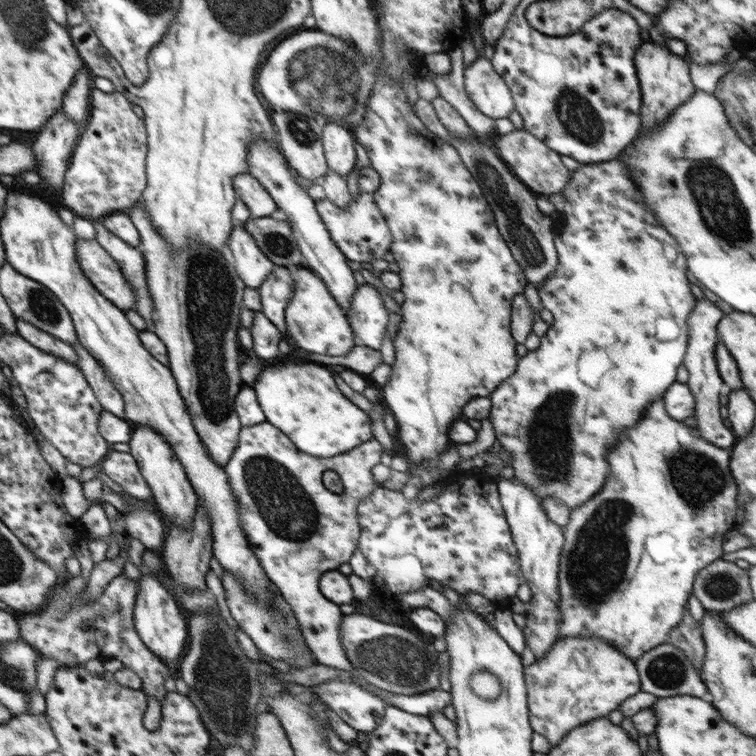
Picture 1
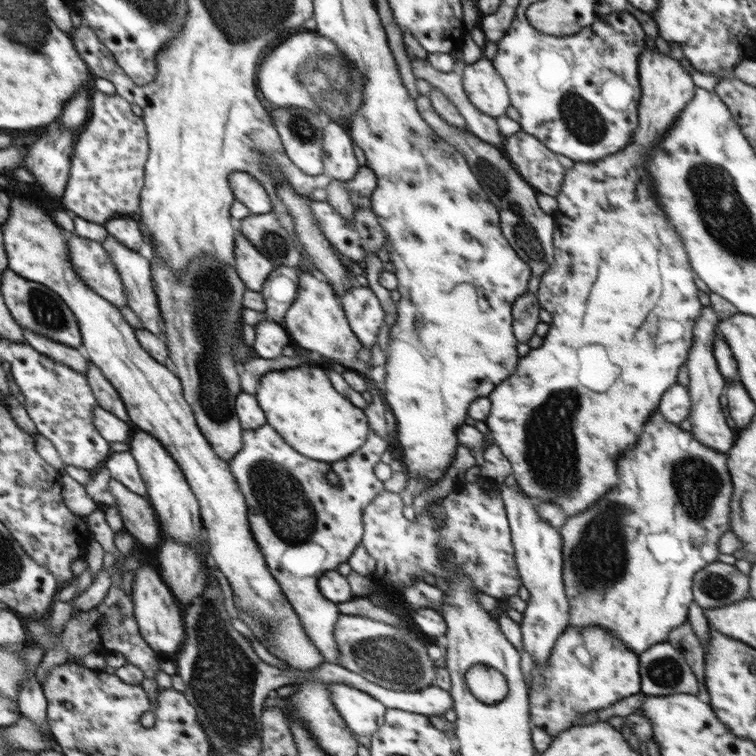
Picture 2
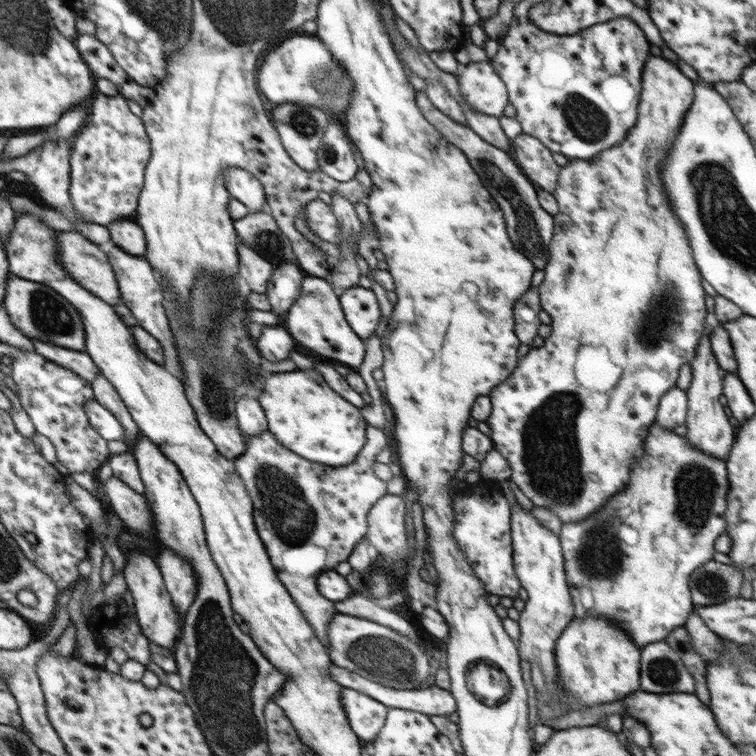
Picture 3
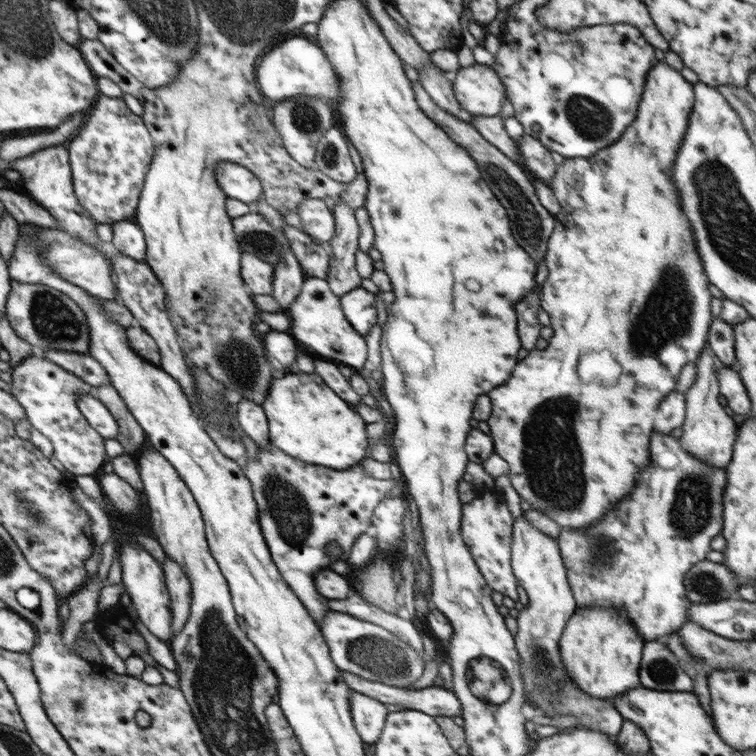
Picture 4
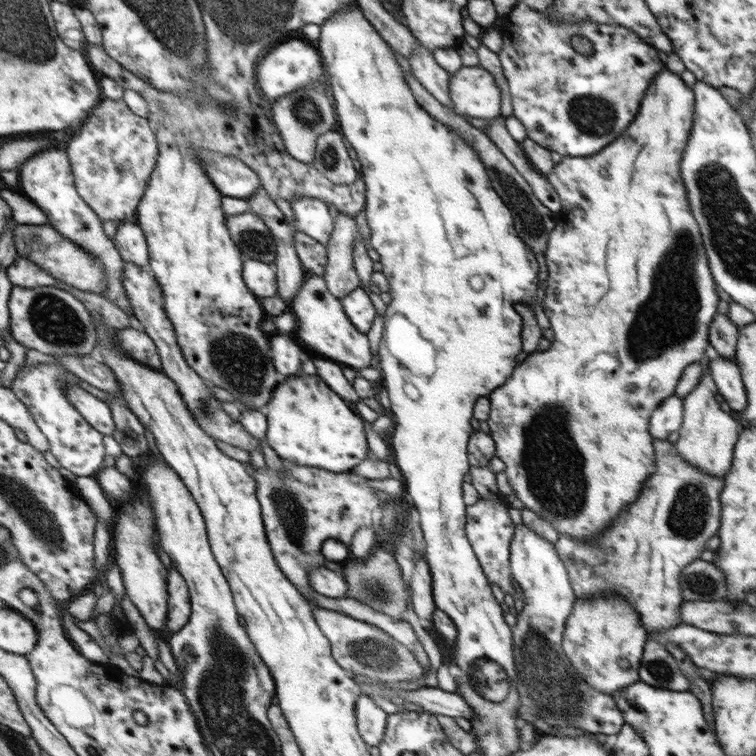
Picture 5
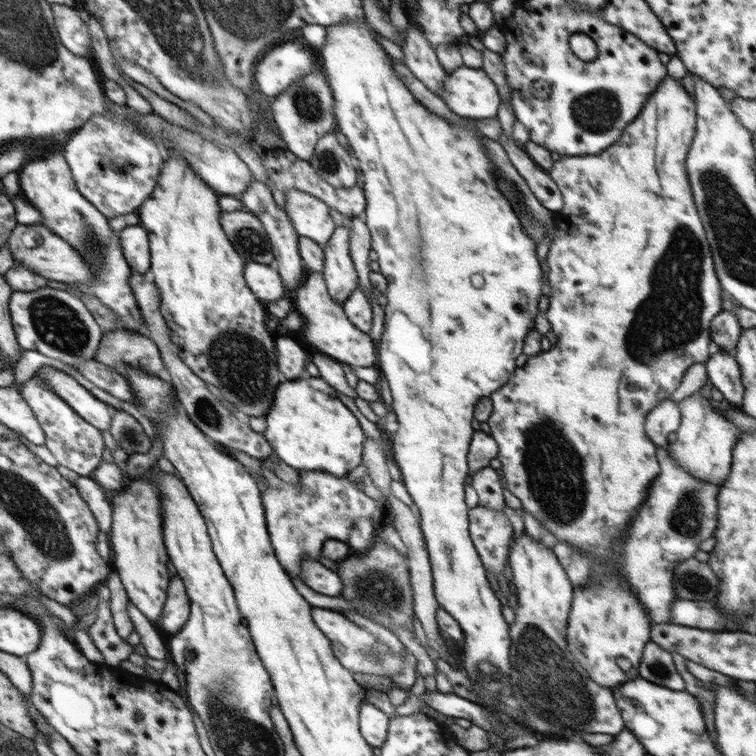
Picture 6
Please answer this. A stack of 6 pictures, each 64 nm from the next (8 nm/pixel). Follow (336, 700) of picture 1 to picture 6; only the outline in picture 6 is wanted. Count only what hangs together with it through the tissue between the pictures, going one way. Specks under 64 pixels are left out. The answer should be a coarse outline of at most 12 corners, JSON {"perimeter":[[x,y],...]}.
{"perimeter":[[365,699],[359,729],[370,746],[387,739],[390,716]]}

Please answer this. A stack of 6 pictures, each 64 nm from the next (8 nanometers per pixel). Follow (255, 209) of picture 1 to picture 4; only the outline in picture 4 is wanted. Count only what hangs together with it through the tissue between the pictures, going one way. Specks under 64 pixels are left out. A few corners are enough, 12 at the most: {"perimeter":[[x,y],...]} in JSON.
{"perimeter":[[219,162],[215,177],[227,198],[250,206],[262,200],[248,167]]}

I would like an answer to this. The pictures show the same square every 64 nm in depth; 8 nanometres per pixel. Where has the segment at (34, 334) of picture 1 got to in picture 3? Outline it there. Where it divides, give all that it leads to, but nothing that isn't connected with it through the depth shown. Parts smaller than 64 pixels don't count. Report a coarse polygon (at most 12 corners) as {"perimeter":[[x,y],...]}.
{"perimeter":[[32,340],[35,350],[89,383],[101,374],[85,351]]}

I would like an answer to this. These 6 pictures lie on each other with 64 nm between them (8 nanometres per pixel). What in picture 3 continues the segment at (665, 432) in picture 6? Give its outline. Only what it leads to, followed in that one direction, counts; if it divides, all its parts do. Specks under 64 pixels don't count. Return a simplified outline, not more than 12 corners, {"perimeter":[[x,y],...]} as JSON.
{"perimeter":[[687,391],[660,399],[655,422],[668,430],[685,423]]}

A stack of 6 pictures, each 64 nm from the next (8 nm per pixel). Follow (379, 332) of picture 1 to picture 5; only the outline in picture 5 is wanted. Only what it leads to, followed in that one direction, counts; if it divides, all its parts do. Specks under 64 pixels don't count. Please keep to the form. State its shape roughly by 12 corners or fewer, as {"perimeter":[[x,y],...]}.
{"perimeter":[[358,288],[342,298],[350,322],[366,334],[377,315]]}

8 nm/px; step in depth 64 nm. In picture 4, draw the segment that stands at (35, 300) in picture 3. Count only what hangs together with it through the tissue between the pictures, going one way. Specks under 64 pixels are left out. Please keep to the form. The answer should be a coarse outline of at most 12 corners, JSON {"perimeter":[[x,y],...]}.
{"perimeter":[[11,281],[5,318],[22,340],[90,353],[87,315],[67,294]]}

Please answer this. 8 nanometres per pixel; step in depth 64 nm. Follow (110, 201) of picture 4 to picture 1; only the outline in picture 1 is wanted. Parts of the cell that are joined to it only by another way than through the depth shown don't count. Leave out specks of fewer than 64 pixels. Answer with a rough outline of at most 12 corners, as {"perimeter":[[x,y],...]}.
{"perimeter":[[90,93],[57,196],[78,217],[127,212],[147,130],[126,95]]}

